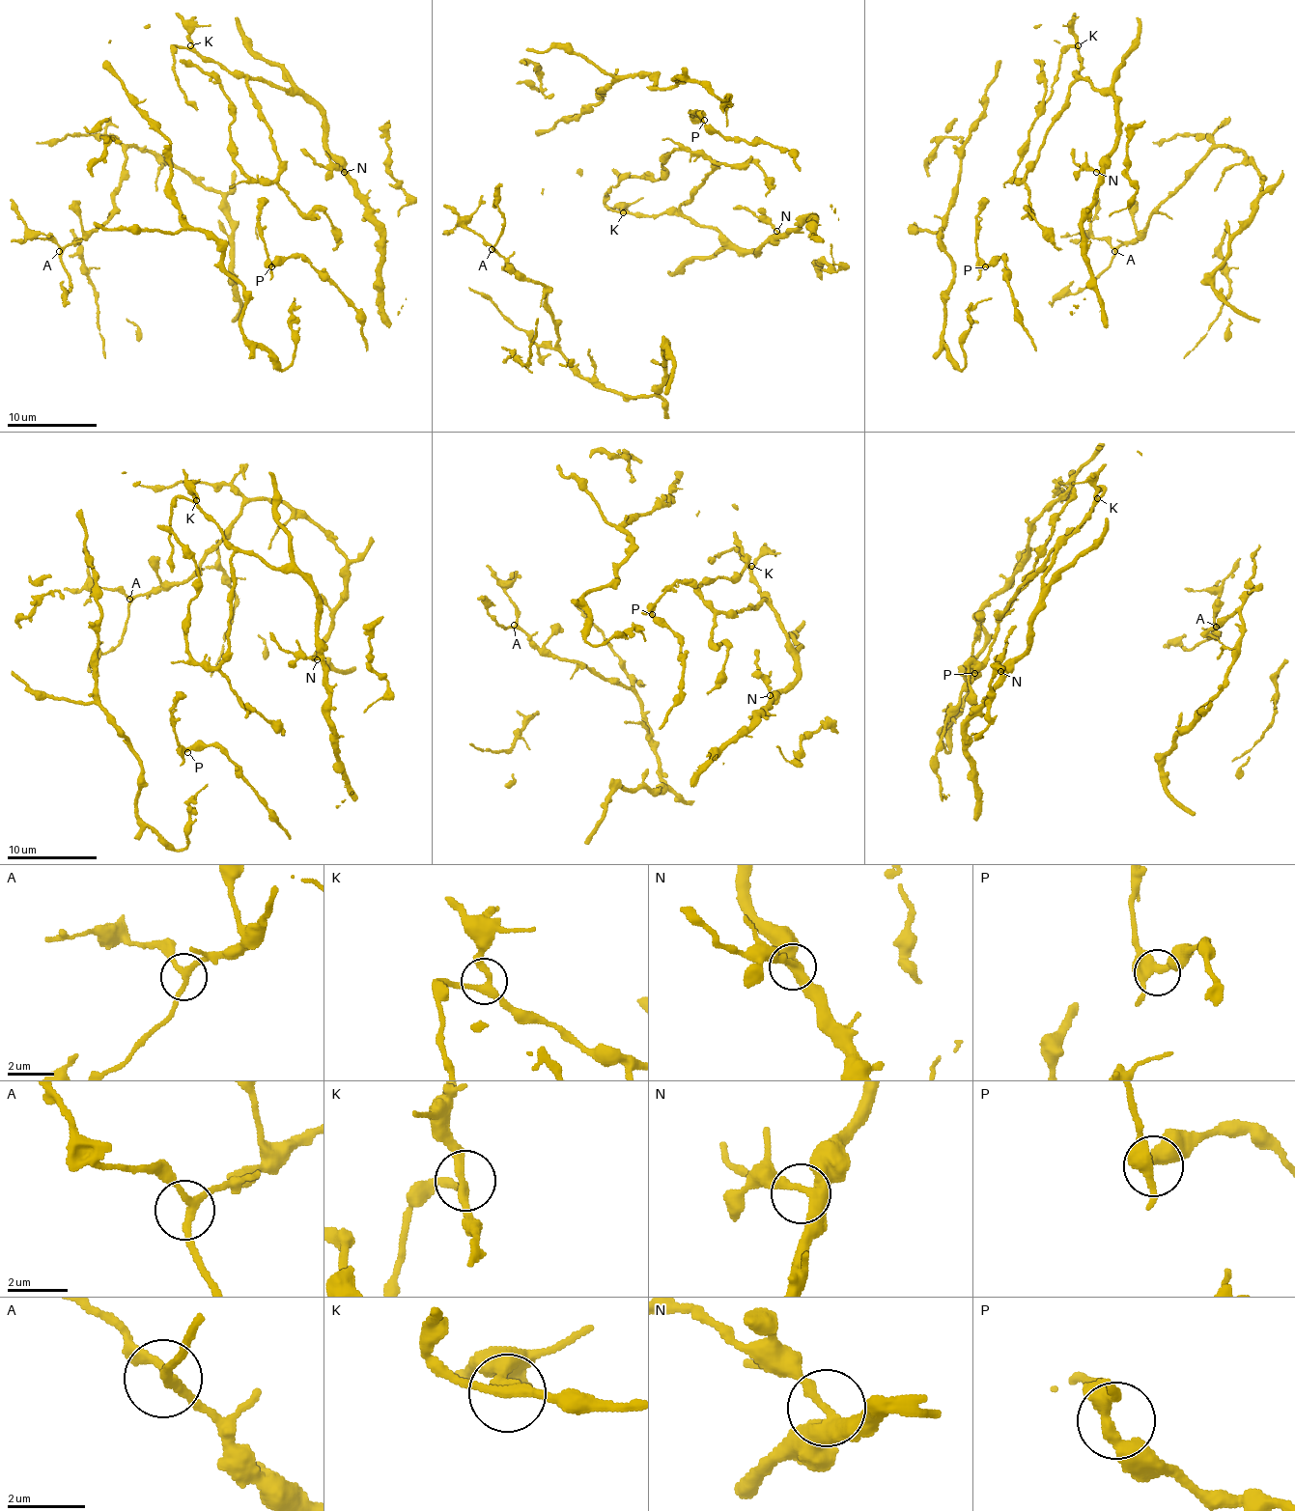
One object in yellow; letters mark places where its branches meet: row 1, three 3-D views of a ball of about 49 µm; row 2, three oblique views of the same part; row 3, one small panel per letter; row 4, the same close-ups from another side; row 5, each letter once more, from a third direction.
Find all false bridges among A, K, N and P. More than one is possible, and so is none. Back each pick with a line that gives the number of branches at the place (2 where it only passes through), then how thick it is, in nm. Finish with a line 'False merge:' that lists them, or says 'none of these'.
False merge: none of these

